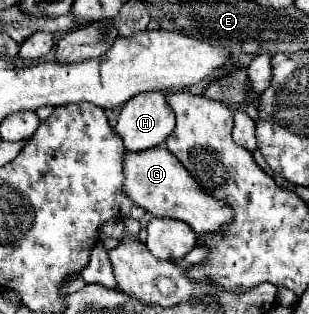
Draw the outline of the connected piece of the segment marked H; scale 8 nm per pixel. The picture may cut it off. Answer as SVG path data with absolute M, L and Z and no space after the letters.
M159 91L143 93L143 95L137 95L135 99L131 99L123 105L121 115L117 119L117 125L115 125L115 131L123 139L125 151L137 153L137 151L145 151L145 149L163 145L165 139L171 135L171 131L175 127L175 115L173 115L171 107L167 107L165 95L167 93L159 93Z

